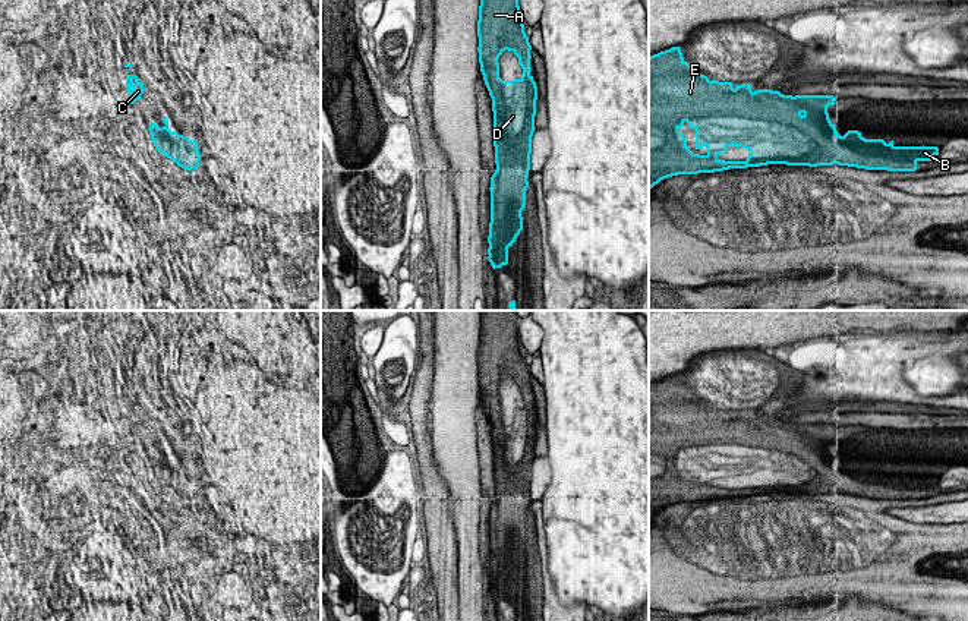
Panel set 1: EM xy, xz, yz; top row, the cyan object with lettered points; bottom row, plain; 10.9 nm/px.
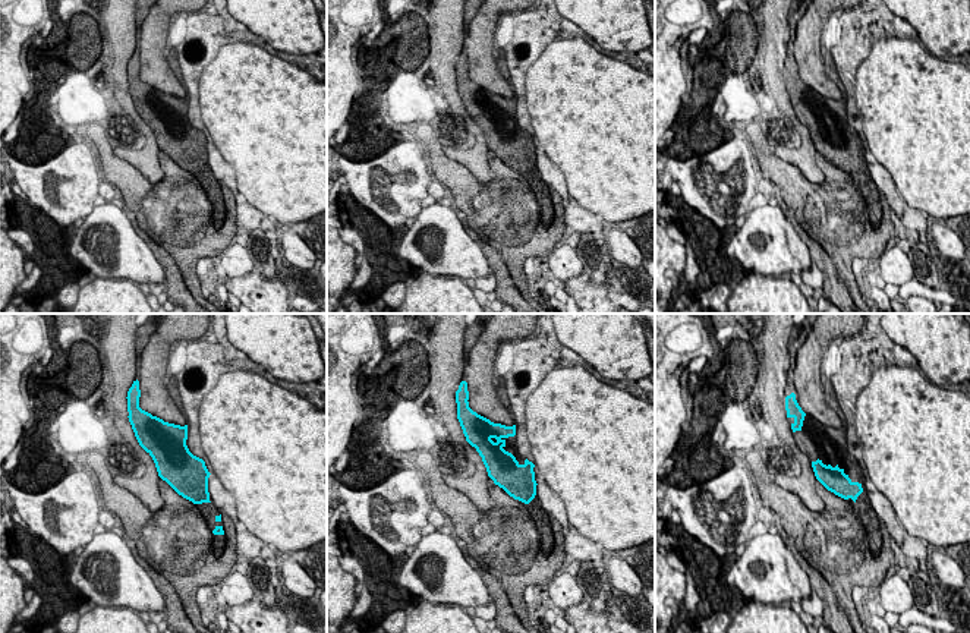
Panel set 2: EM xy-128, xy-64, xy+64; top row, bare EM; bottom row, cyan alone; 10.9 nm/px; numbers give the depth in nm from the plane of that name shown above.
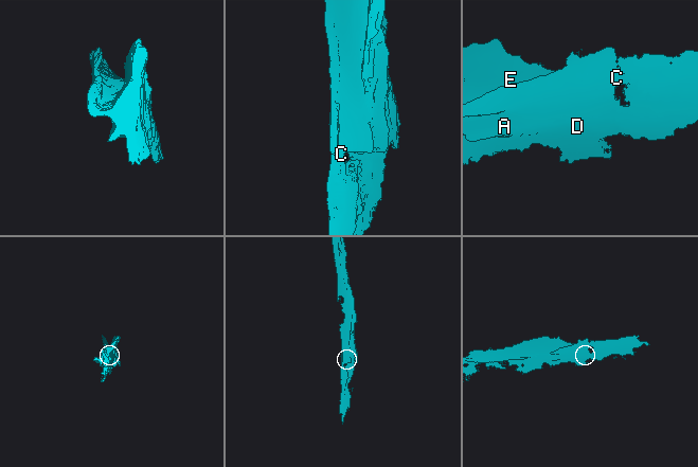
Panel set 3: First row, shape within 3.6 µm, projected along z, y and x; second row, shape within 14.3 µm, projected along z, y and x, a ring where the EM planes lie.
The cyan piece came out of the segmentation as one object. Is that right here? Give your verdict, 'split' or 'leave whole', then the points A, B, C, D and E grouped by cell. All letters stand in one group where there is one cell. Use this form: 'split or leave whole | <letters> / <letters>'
leave whole | A B C D E

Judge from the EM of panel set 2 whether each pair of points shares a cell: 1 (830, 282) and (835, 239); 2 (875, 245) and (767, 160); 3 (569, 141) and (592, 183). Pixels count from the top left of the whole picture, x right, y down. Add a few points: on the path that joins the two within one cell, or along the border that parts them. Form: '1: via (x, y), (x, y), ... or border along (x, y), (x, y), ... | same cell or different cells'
1: border along (802, 227), (825, 252) | different cells
2: via (849, 233), (834, 227), (793, 186) | same cell
3: via (579, 151), (592, 164), (592, 173) | same cell

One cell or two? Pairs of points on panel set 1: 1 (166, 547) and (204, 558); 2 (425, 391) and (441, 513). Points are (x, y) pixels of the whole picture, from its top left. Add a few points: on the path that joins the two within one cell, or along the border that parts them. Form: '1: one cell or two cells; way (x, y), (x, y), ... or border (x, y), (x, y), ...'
1: one cell; way (175, 551), (188, 558), (195, 558)
2: one cell; way (421, 422), (421, 437), (432, 482)

